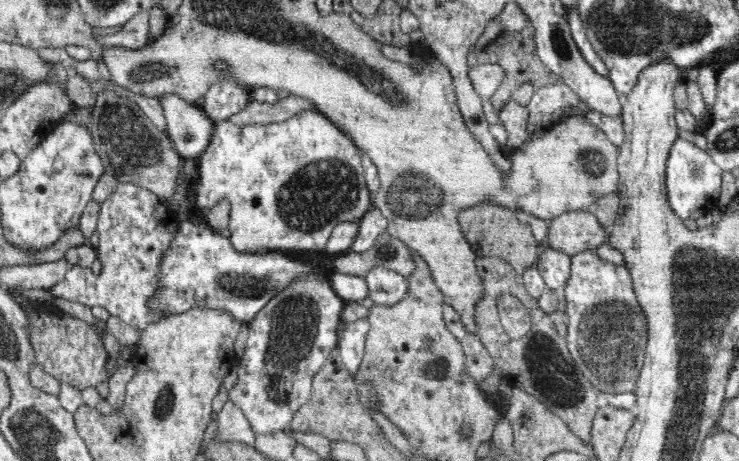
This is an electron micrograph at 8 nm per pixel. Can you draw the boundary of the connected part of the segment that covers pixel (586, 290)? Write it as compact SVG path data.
M584 251L571 256L570 272L563 290L569 319L565 340L572 359L596 391L614 394L636 389L648 324L634 295L628 269L604 260L596 251Z

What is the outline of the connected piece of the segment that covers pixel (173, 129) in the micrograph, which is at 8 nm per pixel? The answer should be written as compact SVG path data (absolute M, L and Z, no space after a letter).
M164 94L158 100L164 110L168 138L176 152L185 160L197 160L212 138L215 122L175 94Z

